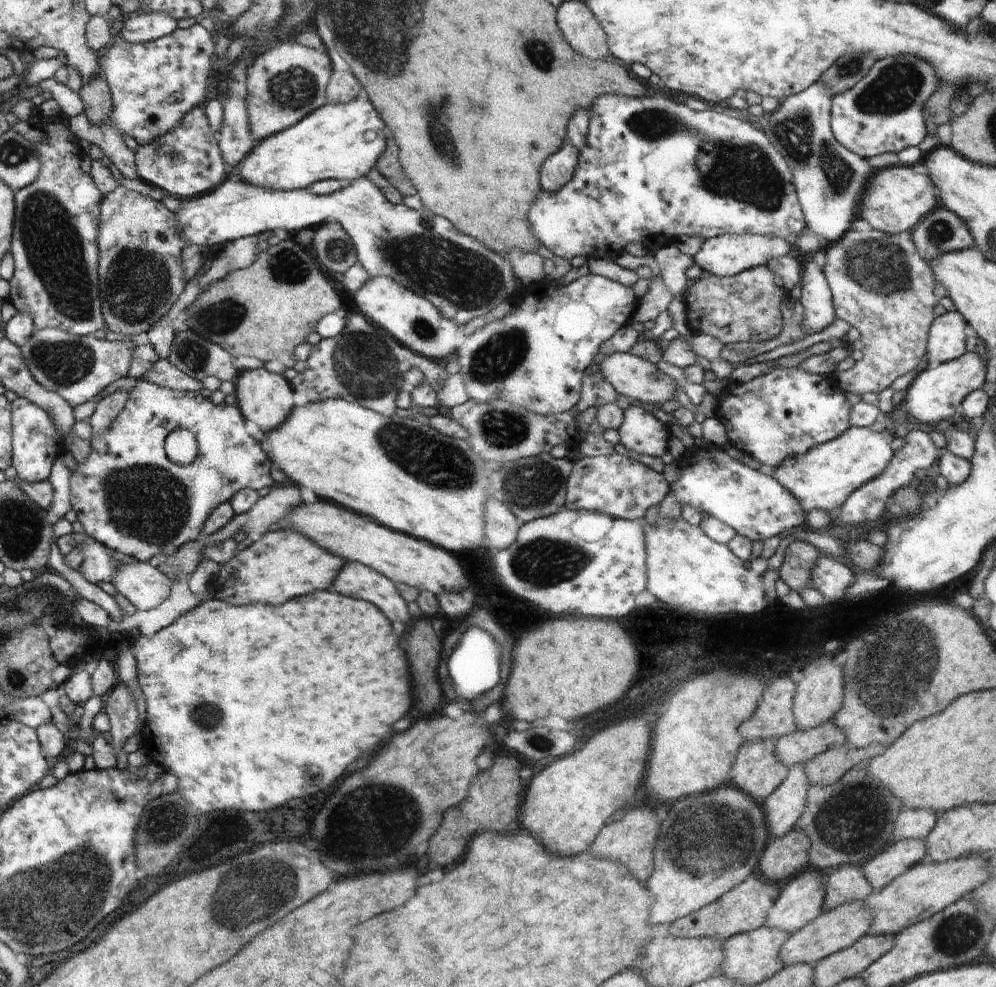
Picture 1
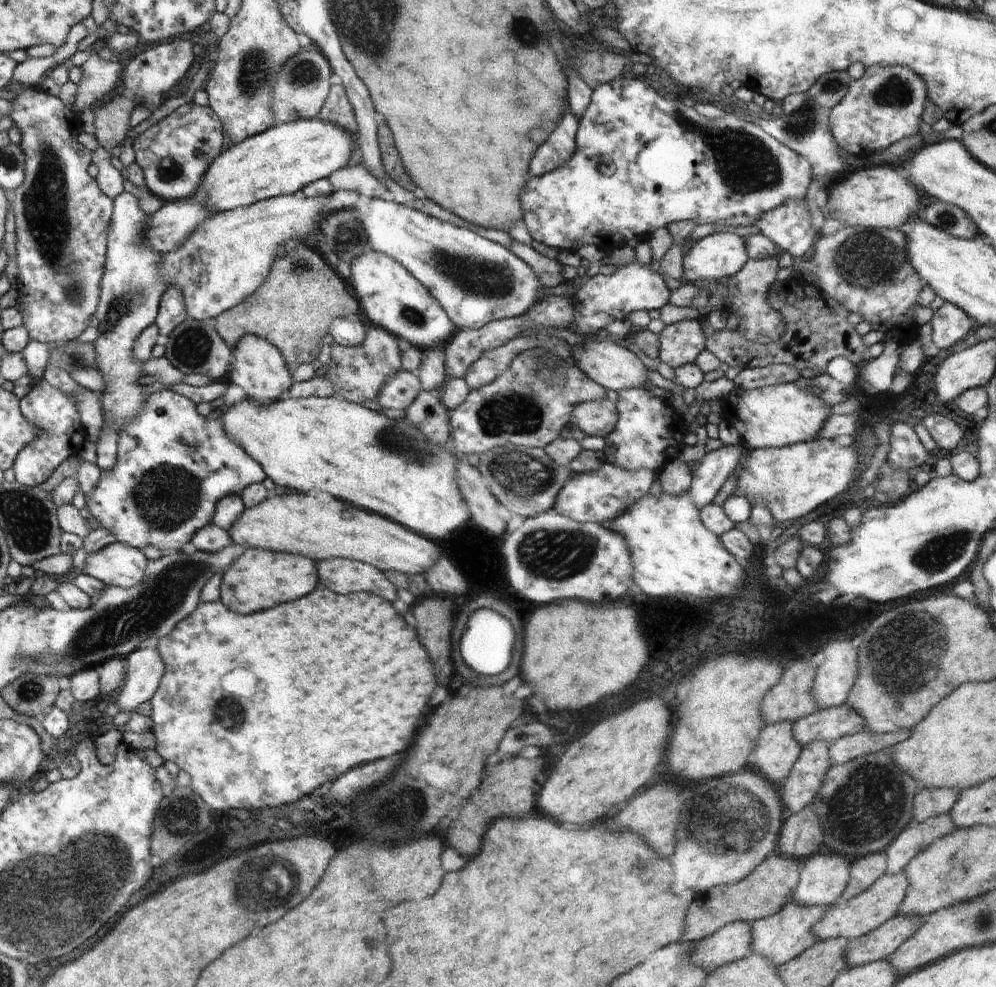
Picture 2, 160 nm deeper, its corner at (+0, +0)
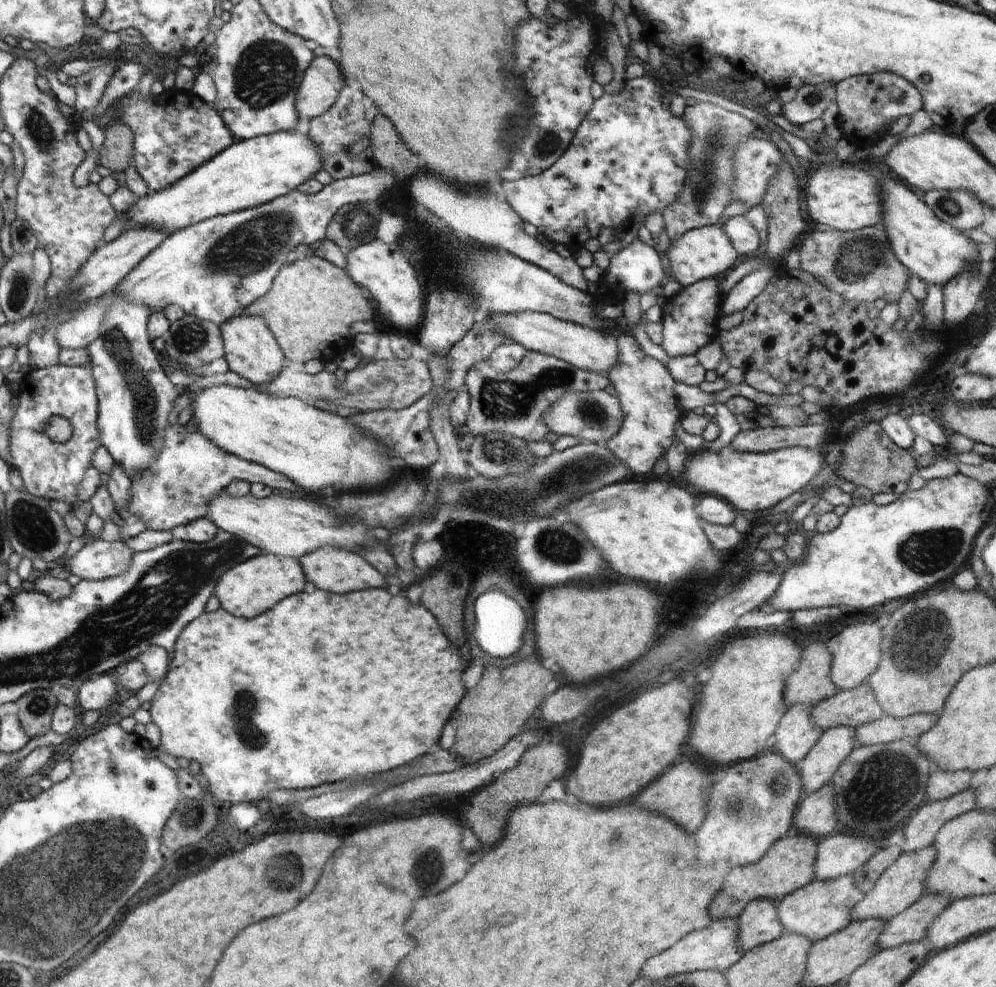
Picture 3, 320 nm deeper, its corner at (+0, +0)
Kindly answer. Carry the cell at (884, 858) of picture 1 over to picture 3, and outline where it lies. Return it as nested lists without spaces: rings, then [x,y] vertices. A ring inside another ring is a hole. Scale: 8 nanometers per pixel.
[[[971,787],[948,798],[924,802],[903,827],[905,843],[901,847],[902,852],[911,853],[934,844],[944,823],[976,808],[977,800]]]

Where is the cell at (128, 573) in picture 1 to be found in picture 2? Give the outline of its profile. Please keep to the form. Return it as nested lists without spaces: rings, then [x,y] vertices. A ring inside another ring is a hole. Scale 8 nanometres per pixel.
[[[116,541],[91,552],[85,559],[82,574],[103,584],[132,588],[143,579],[148,559],[140,549]]]

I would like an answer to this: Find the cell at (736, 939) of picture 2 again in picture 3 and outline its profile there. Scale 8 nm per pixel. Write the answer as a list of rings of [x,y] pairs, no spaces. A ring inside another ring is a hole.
[[[762,897],[750,901],[738,916],[739,945],[743,951],[749,951],[771,940],[780,938],[783,926],[777,917],[777,906],[780,899]]]

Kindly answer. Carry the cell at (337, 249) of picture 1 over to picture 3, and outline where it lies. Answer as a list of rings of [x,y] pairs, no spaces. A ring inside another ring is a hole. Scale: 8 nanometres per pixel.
[[[362,202],[344,205],[328,225],[327,237],[347,254],[364,242],[376,238],[380,208],[377,202]]]

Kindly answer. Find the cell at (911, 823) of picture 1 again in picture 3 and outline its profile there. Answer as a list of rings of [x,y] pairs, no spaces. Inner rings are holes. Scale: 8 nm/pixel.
[[[937,766],[929,776],[927,801],[948,798],[957,792],[962,792],[962,789],[970,787],[972,776],[974,772],[968,769],[951,771]]]

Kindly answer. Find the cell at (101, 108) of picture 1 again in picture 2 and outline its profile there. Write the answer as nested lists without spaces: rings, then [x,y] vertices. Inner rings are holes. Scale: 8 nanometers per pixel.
[[[126,95],[108,100],[104,107],[100,106],[97,112],[94,111],[94,135],[100,147],[112,154],[113,150],[125,142],[130,129],[130,115],[137,106],[137,100]]]

